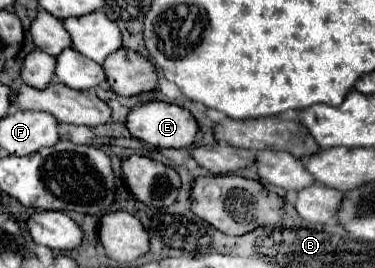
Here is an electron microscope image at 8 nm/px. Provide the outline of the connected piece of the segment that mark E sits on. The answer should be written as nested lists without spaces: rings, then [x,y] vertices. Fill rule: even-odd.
[[[157,100],[133,106],[127,114],[125,126],[133,138],[143,140],[155,148],[187,148],[193,144],[195,130],[197,130],[195,118],[185,108],[167,102],[157,102]]]

